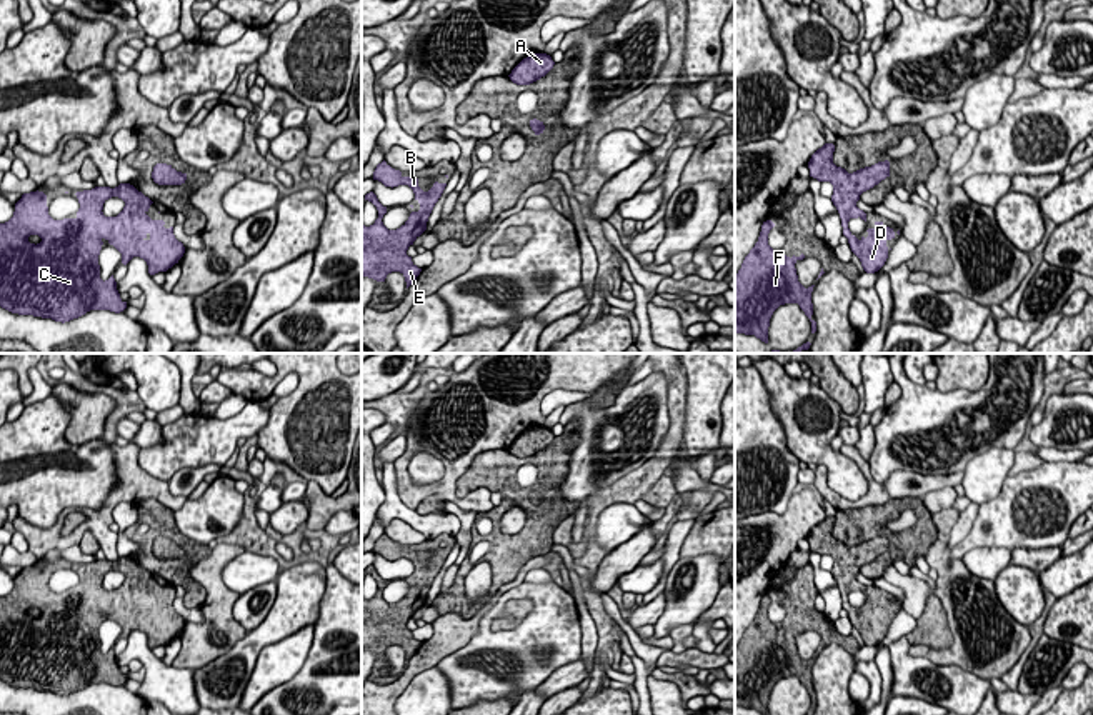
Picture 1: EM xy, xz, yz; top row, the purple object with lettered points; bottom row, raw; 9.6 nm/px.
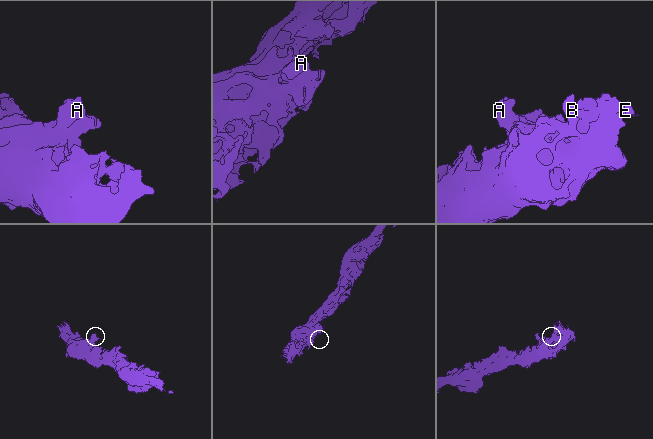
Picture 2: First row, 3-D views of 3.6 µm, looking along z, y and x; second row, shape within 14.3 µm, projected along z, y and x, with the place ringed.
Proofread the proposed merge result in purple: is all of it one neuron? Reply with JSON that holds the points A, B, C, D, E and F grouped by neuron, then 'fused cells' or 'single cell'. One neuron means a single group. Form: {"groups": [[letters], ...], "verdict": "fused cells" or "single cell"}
{"groups": [["A", "B", "C", "D", "E", "F"]], "verdict": "single cell"}

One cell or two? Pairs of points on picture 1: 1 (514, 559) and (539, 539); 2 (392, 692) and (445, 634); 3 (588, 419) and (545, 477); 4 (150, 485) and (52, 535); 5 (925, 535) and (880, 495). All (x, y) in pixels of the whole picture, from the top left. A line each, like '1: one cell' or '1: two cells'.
1: one cell
2: one cell
3: two cells
4: one cell
5: two cells

